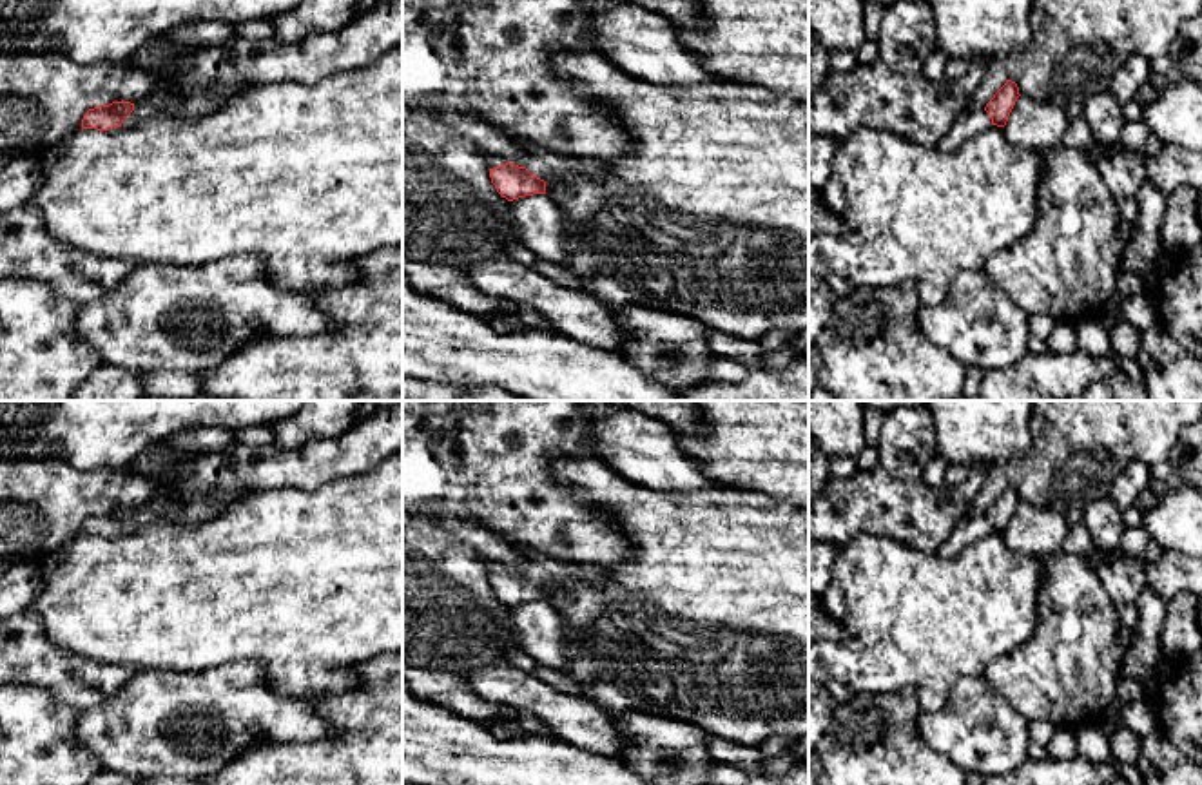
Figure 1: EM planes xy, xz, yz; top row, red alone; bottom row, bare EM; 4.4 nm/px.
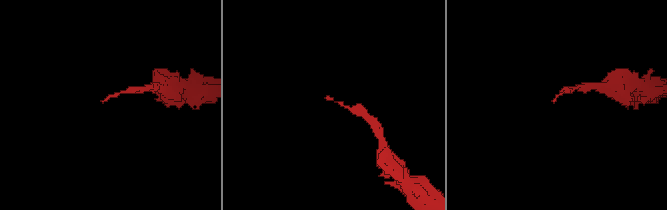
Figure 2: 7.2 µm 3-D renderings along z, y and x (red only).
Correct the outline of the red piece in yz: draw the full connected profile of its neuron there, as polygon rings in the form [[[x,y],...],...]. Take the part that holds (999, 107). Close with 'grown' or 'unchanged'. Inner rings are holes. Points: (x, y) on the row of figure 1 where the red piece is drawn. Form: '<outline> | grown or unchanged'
[[[1006,80],[1006,83],[994,94],[994,98],[986,103],[984,109],[963,112],[952,125],[950,132],[941,138],[937,149],[946,154],[952,154],[968,138],[977,136],[988,127],[1004,127],[1019,96],[1021,94],[1017,83]]] | grown

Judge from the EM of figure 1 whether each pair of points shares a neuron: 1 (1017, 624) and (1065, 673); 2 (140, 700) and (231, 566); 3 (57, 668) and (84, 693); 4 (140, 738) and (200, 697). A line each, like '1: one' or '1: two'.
1: two
2: two
3: one
4: one

